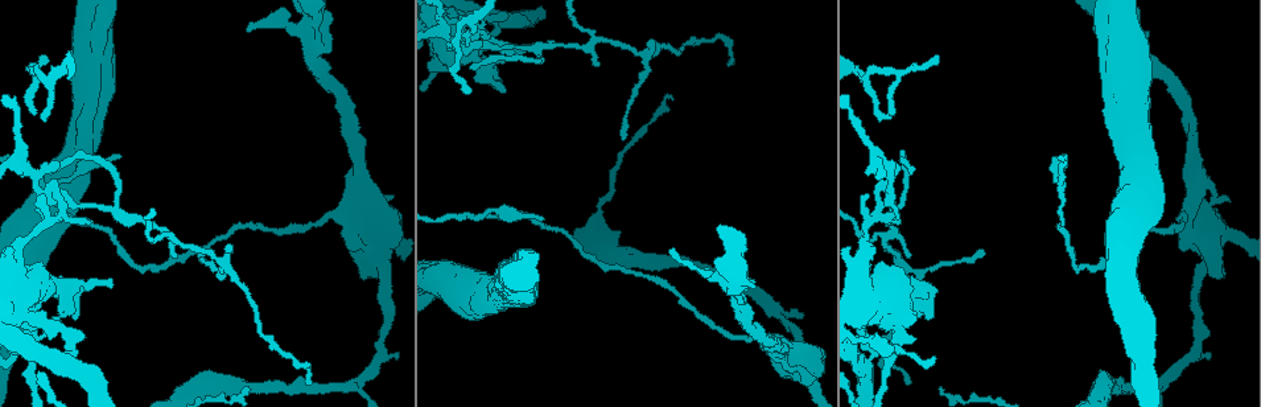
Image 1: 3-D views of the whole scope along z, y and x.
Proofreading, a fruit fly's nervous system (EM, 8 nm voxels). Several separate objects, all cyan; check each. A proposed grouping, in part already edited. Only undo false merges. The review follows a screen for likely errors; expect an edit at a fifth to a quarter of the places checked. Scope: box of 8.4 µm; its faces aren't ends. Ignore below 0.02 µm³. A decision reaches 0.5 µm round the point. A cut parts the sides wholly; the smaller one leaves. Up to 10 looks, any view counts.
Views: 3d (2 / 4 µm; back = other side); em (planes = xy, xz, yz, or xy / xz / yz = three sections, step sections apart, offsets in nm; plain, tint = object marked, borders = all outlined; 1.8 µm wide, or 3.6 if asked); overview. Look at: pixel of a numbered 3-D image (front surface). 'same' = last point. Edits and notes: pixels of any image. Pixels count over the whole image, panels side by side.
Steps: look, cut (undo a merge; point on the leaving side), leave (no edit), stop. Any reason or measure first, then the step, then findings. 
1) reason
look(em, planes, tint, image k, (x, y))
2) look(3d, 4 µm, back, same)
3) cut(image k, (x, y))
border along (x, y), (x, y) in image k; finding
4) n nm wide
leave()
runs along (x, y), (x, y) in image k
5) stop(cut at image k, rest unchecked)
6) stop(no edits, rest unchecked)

abrupt turn
look(3d, 4 µm, image 1, (58, 197))

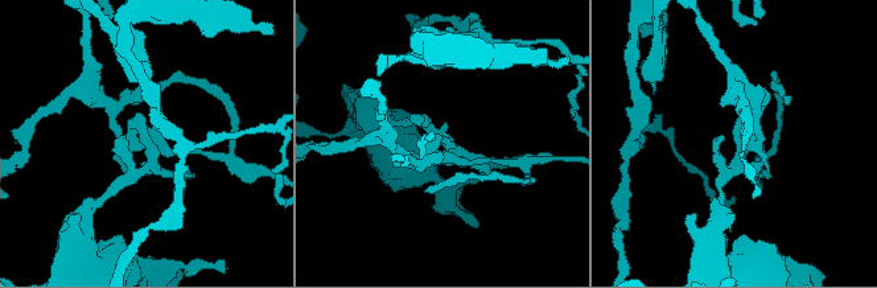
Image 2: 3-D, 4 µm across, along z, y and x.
look(em, planes, tint, image 2, (146, 140))

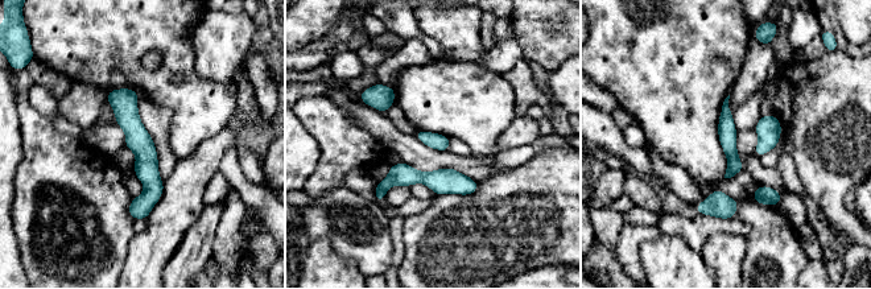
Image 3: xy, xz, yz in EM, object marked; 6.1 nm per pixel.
cut(image 3, (401, 174))
border along (378, 184), (384, 192) in image 3; two neurons meet here

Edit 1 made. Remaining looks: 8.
look(overview)

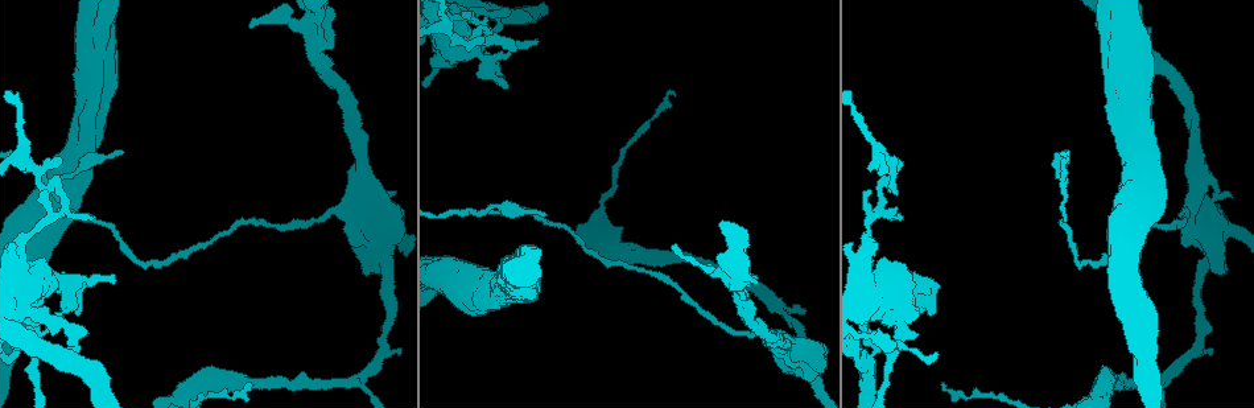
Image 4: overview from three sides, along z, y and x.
look(em, planes, tint, image 4, (901, 343))

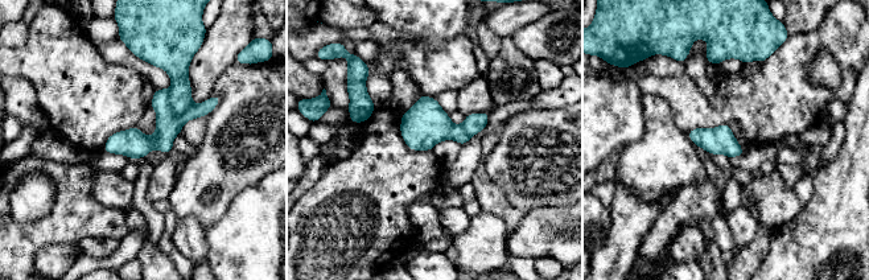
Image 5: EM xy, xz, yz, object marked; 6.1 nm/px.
cut(image 5, (168, 126))
a second neuron is stuck on

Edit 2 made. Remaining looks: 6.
look(overview)

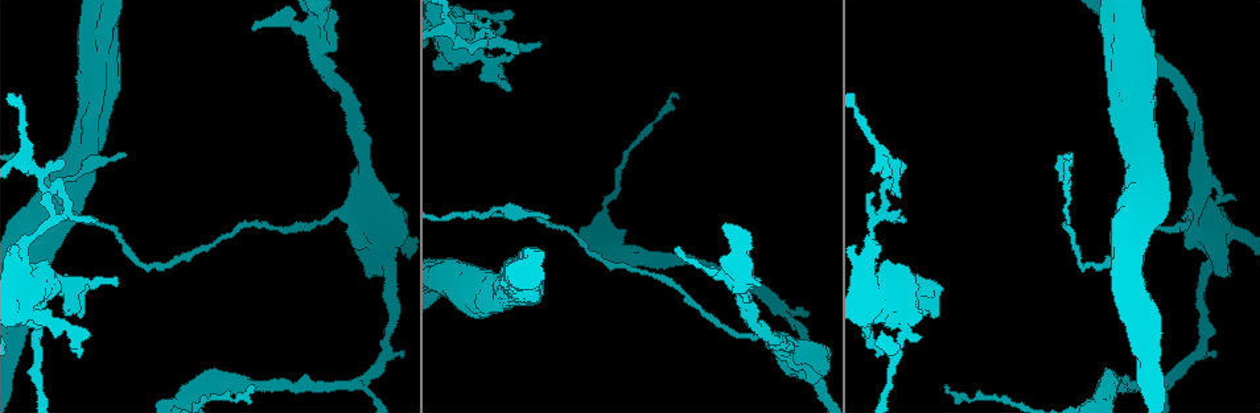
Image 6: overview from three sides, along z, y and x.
sudden change in width
look(3d, 4 µm, image 6, (1136, 281))

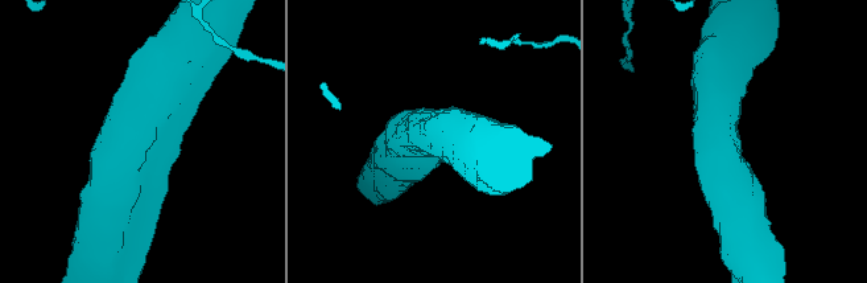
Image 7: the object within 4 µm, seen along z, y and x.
arms of 650, 650 nm; shape alone is not enough
look(em, 3.6 µm, planes, borders, image 7, (152, 142))

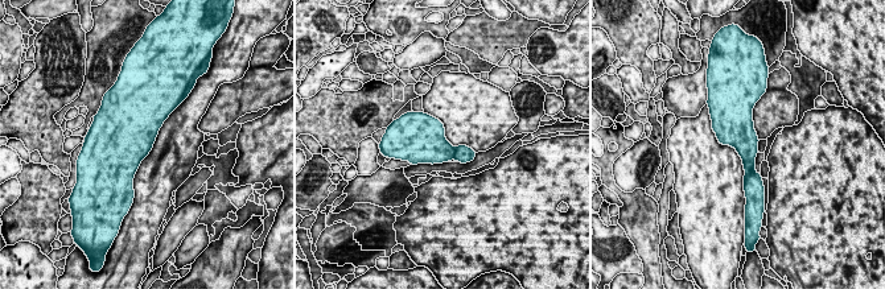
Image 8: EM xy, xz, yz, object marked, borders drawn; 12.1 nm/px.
leave()
all the same neuron

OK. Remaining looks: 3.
stop(cut at image 3, cut at image 5, rest unchecked)

